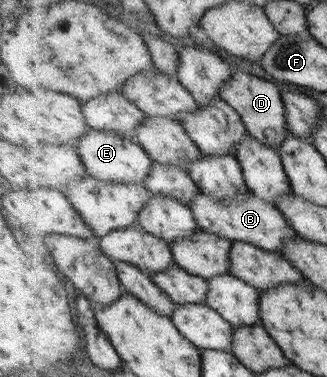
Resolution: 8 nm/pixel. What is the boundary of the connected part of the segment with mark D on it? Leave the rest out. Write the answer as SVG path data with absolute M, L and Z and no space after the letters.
M235 67L233 77L221 90L221 96L234 108L239 109L247 129L253 136L258 137L264 144L270 144L272 148L281 150L292 132L287 117L287 104L284 102L282 90L276 84Z

